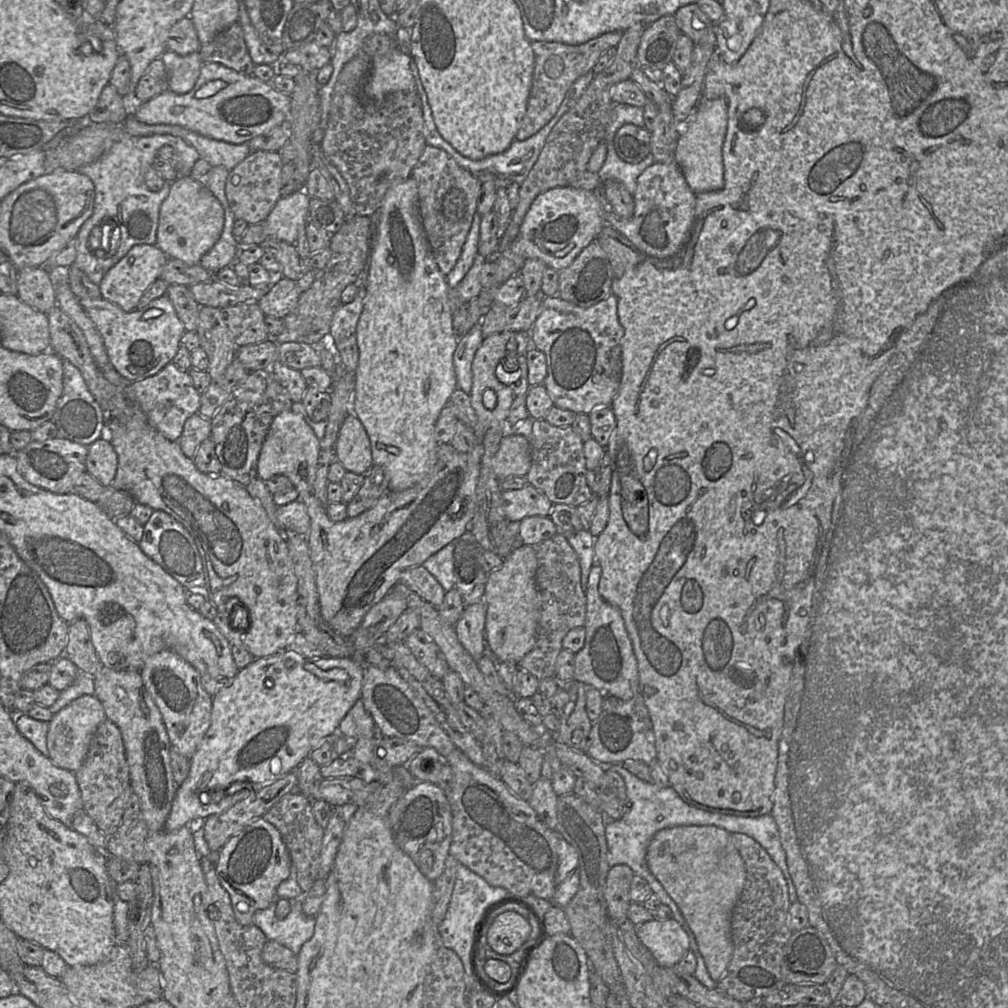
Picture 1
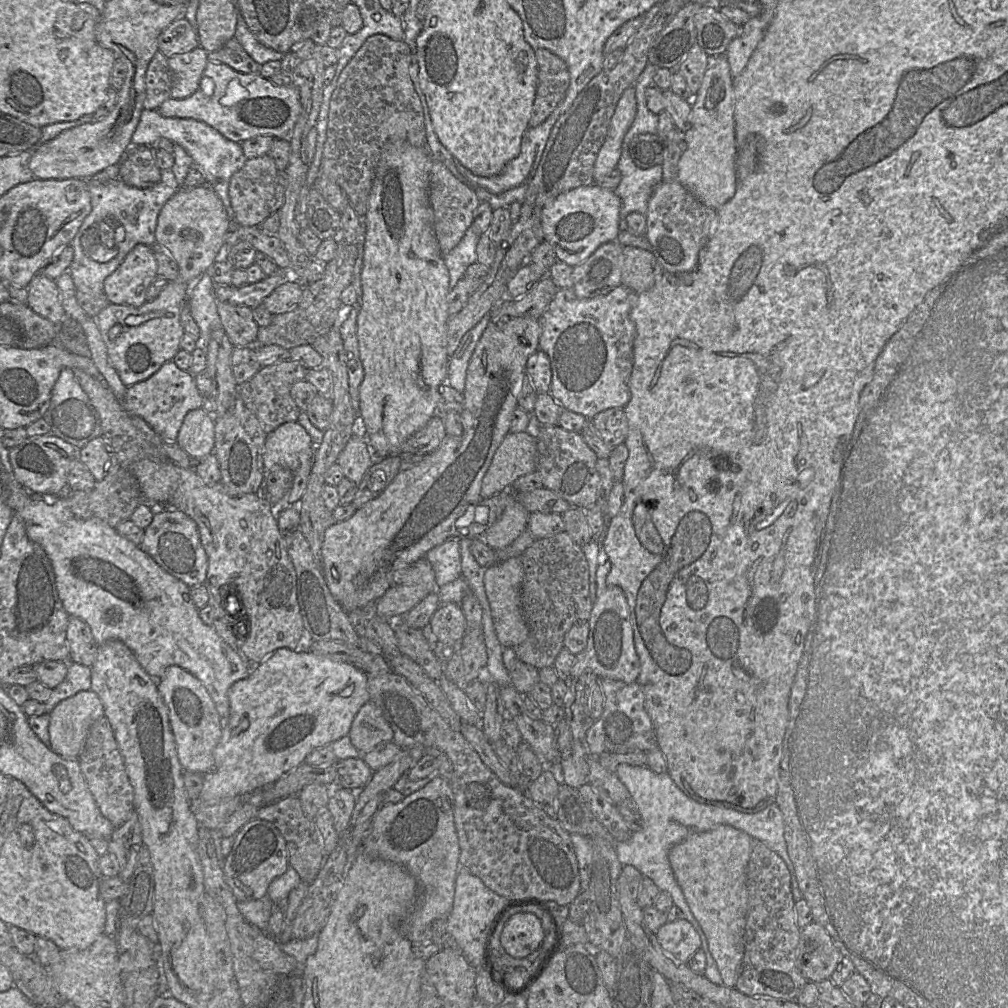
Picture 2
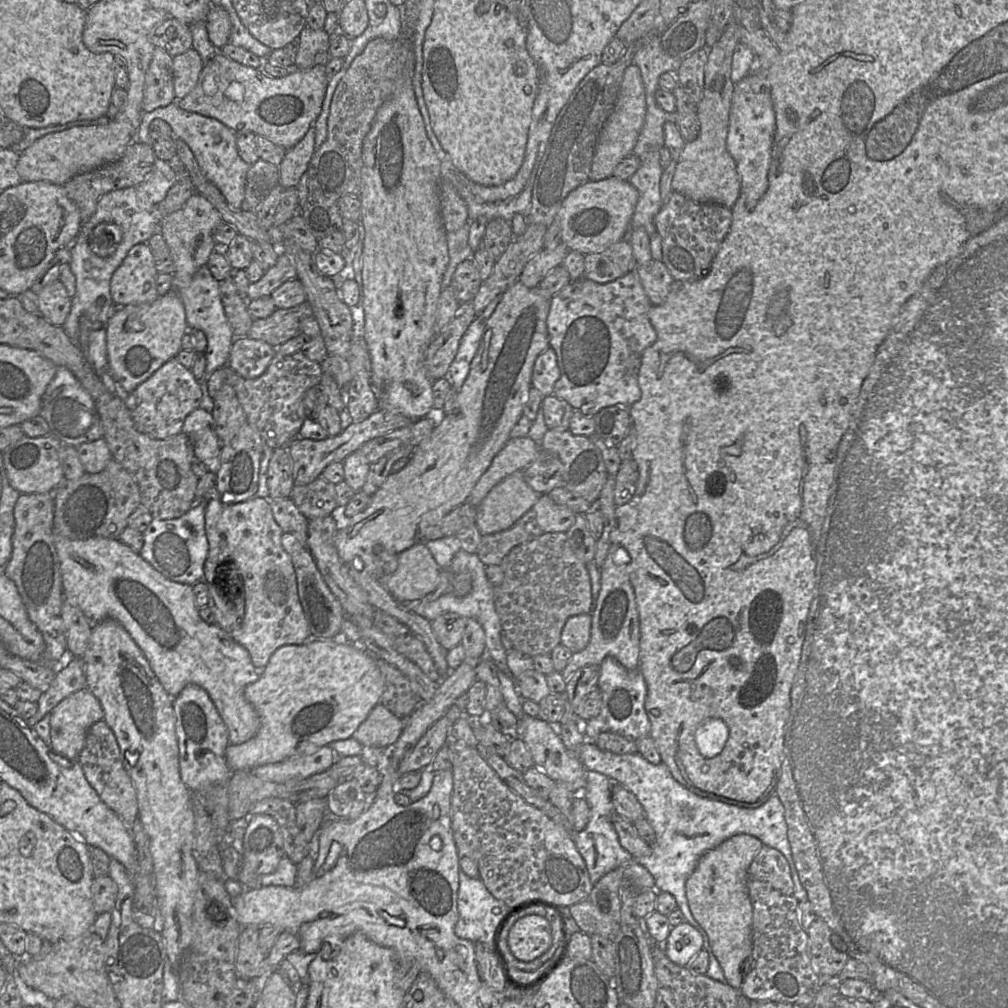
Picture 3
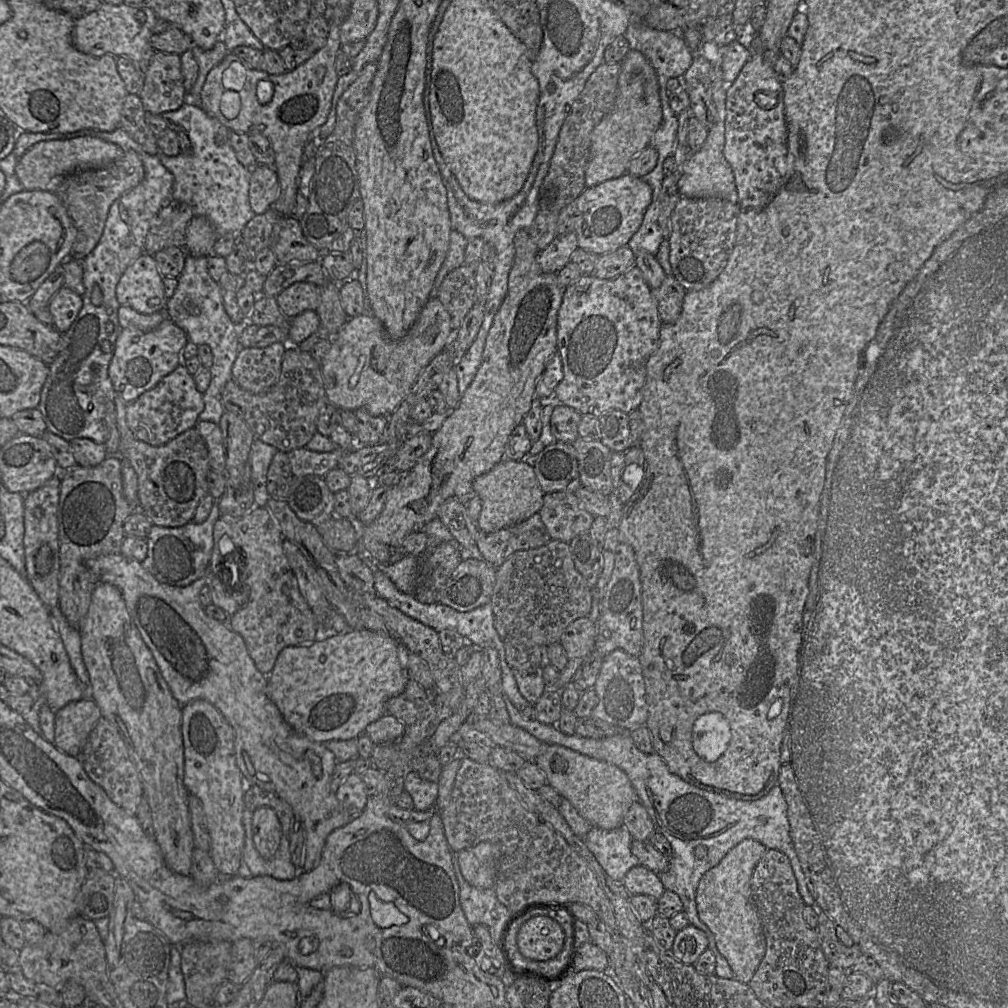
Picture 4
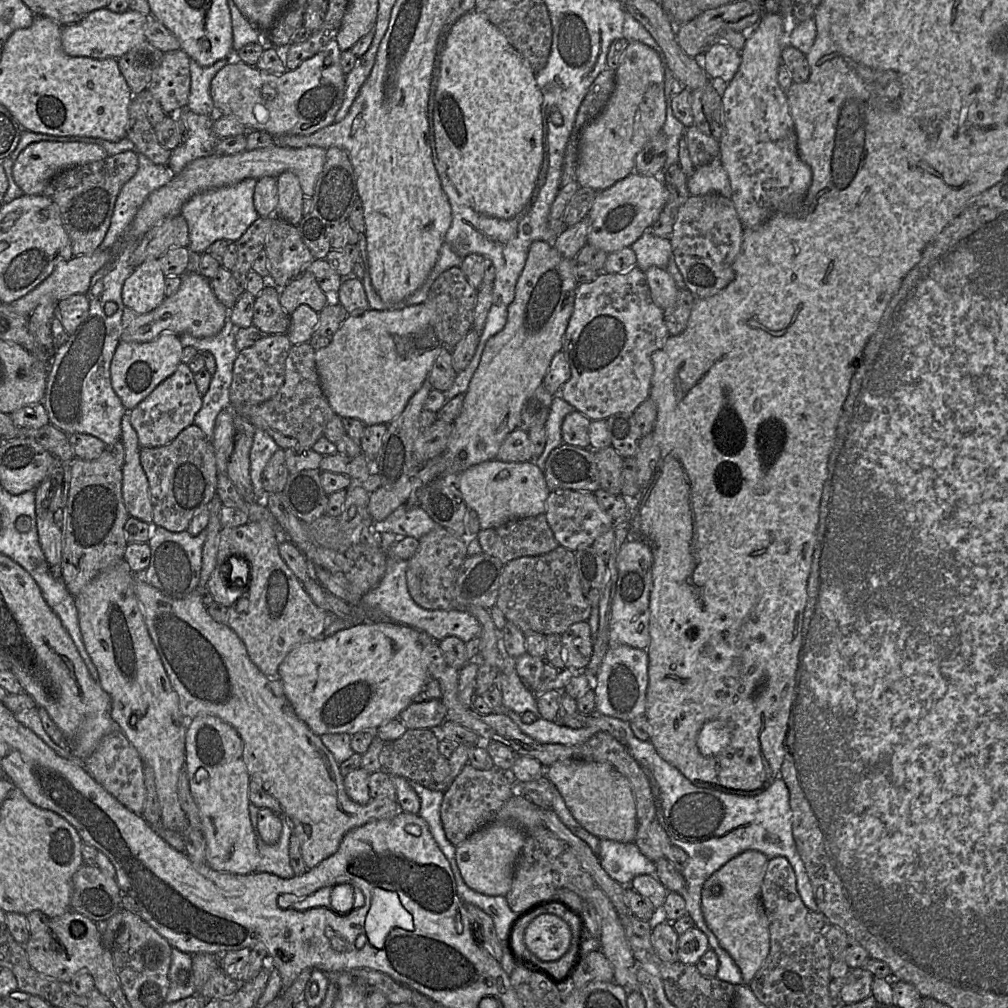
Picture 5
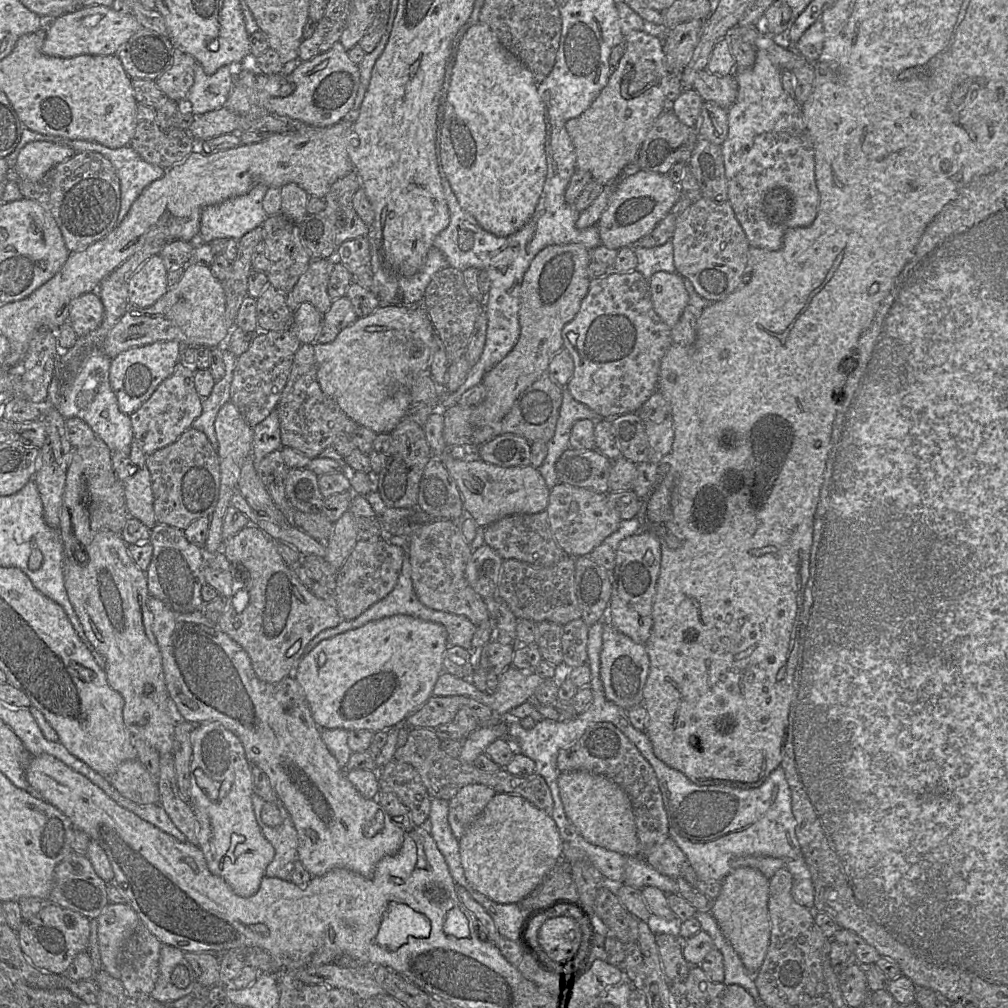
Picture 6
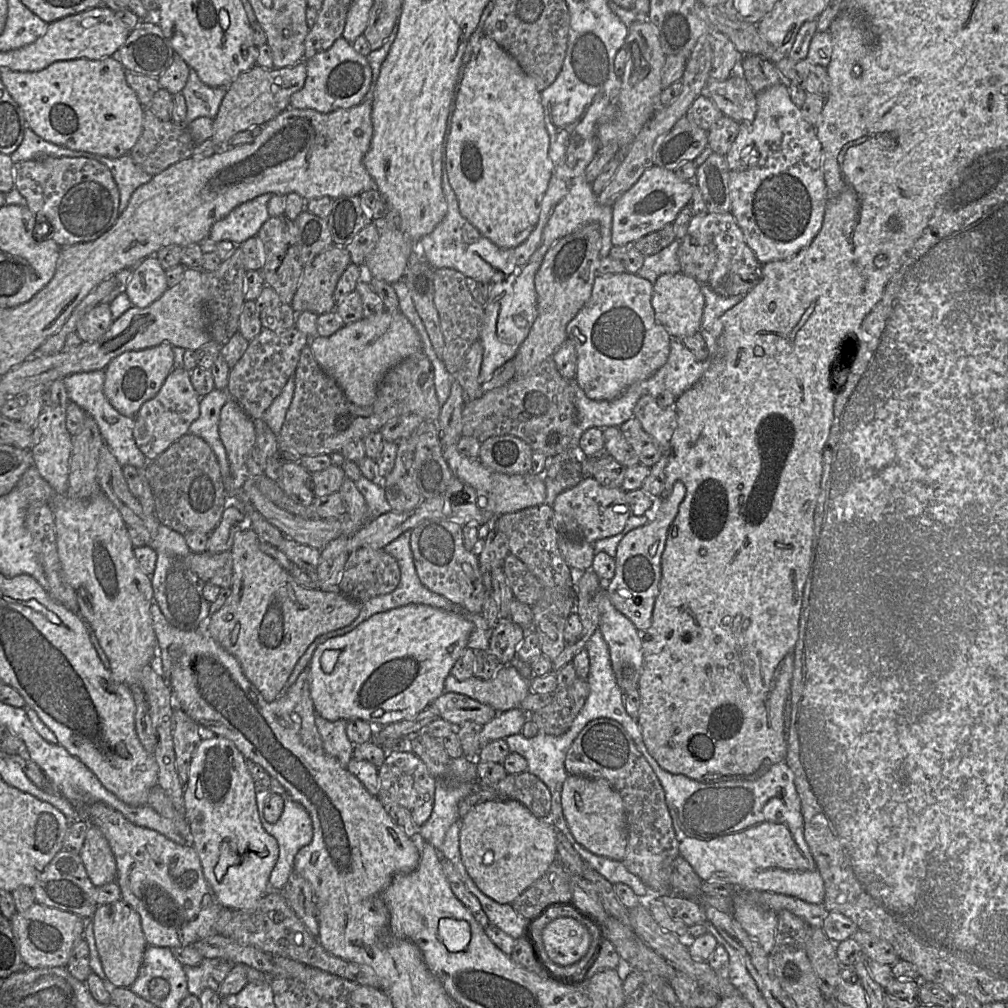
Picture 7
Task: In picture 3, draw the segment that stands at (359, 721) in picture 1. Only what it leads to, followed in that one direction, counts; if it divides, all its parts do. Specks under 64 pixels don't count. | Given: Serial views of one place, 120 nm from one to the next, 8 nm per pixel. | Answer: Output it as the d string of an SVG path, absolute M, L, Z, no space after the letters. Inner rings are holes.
M379 703L371 709L352 738L362 745L384 749L397 741L403 729L403 719Z

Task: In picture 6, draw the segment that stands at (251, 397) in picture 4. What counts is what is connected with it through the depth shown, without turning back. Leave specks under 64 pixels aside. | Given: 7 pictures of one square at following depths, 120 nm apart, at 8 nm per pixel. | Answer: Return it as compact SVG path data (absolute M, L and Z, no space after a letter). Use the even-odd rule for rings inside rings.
M302 344L295 353L287 383L276 405L279 417L282 447L298 450L310 459L317 457L325 448L333 446L339 433L352 434L358 424L349 418L339 405L320 388L314 344Z

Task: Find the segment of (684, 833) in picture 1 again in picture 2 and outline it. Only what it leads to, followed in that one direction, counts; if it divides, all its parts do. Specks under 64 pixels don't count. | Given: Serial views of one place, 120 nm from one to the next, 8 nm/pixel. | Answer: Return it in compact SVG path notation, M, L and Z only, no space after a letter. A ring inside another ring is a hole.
M729 825L690 835L669 851L669 861L685 900L701 926L724 986L735 988L737 968L744 957L748 911L747 868L751 837Z

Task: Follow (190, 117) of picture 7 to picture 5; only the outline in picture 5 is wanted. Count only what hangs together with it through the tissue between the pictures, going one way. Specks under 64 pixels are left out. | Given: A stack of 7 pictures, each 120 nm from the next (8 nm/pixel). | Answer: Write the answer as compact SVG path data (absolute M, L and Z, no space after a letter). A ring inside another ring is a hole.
M237 53L215 62L208 67L191 60L189 64L191 84L186 108L198 115L215 115L215 107L210 94L210 84L216 73L228 63L238 63Z

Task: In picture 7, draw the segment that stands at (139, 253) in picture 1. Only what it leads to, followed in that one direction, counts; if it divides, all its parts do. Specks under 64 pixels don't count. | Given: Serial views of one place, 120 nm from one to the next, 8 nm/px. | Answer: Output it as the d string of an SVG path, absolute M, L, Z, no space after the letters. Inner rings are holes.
M156 256L143 259L132 269L125 294L134 307L146 308L163 295L168 288L165 273Z

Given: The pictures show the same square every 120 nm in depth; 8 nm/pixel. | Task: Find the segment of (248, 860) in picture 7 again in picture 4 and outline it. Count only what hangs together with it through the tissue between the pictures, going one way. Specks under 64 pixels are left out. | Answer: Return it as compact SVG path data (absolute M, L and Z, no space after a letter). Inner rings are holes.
M197 699L182 707L182 738L184 746L184 785L189 794L197 797L202 804L211 838L209 854L222 877L238 876L245 843L242 815L247 782L236 764L234 730L211 703Z

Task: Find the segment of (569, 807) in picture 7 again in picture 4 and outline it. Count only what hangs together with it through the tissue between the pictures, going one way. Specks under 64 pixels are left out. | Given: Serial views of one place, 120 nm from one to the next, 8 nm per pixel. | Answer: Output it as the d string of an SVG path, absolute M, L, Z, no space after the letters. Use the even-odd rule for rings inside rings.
M548 744L545 751L534 762L545 774L547 783L553 786L562 797L567 798L592 827L604 830L620 827L624 824L626 812L633 802L638 799L627 774L622 769L614 764L581 754L570 748L558 744Z

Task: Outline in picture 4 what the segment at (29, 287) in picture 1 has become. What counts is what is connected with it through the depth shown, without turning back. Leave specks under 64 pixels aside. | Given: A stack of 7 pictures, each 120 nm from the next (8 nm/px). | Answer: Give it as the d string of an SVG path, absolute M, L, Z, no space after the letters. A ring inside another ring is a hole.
M62 286L47 306L53 317L53 326L60 333L66 332L77 318L82 306L82 296Z

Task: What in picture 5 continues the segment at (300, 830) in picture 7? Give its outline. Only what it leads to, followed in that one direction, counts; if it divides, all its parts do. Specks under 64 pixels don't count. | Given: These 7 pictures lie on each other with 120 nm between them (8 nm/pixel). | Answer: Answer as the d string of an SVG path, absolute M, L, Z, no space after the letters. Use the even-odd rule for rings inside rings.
M250 803L248 810L260 855L260 861L256 867L256 872L271 873L284 879L293 878L295 873L291 867L289 857L289 844L293 832L293 824L286 816L280 816L282 820L280 838L275 844L268 845L262 840L257 830L257 814L260 809Z

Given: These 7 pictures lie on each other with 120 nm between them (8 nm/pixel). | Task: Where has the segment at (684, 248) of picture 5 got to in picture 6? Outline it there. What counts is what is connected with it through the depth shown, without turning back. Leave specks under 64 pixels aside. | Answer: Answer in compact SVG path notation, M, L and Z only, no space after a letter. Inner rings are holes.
M701 197L676 218L671 238L676 272L687 278L704 299L717 302L740 288L750 279L746 273L749 254L747 236L728 200Z

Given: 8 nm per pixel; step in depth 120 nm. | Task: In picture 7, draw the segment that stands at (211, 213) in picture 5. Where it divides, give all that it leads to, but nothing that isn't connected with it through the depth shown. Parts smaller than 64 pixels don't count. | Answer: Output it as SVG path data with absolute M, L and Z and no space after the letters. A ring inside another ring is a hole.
M265 193L237 206L226 217L213 224L208 238L216 243L231 241L240 245L257 236L261 226L270 217L267 203L273 195Z

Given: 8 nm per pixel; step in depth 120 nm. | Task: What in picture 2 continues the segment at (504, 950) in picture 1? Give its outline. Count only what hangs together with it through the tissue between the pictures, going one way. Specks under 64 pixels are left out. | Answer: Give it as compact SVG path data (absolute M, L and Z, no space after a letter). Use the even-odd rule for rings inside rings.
M532 913L512 914L500 933L500 944L505 952L516 959L522 959L544 949L545 932L541 918Z

